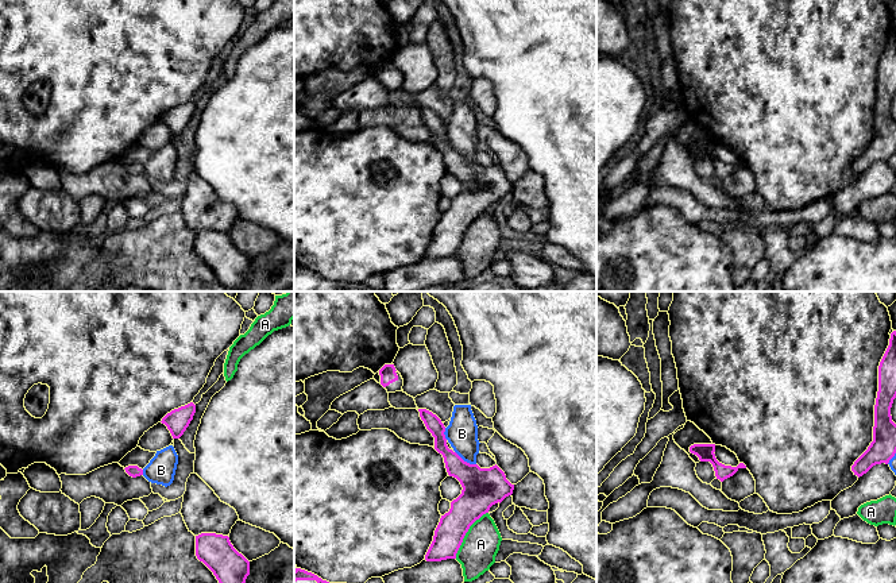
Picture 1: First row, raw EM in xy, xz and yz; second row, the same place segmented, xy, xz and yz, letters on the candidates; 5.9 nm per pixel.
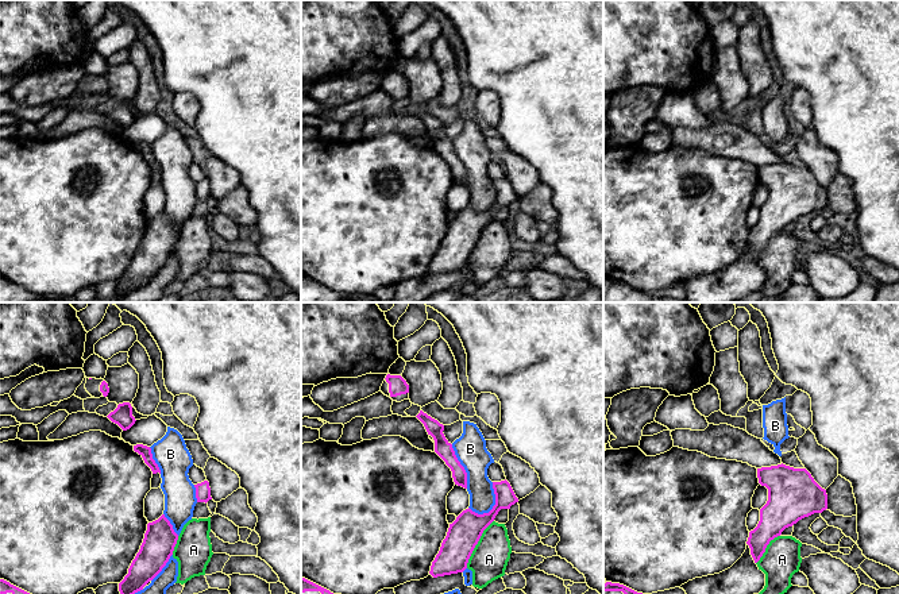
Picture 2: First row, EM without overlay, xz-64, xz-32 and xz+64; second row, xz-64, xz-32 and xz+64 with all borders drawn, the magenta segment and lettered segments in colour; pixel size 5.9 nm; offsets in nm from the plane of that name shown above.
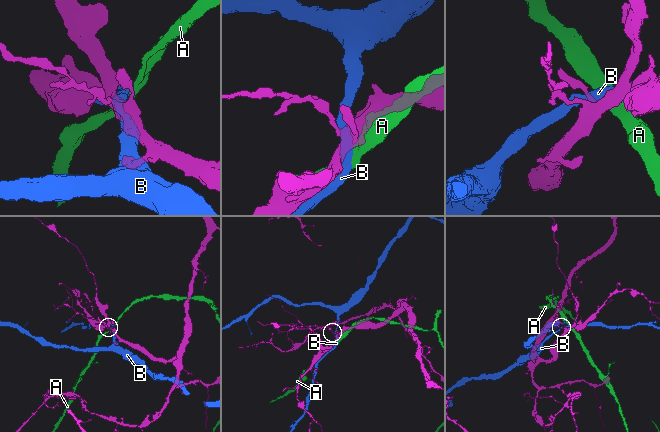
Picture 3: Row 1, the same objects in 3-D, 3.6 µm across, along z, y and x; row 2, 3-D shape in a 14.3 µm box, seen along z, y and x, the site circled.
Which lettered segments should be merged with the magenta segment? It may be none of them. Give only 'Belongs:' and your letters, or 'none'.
Belongs: none

